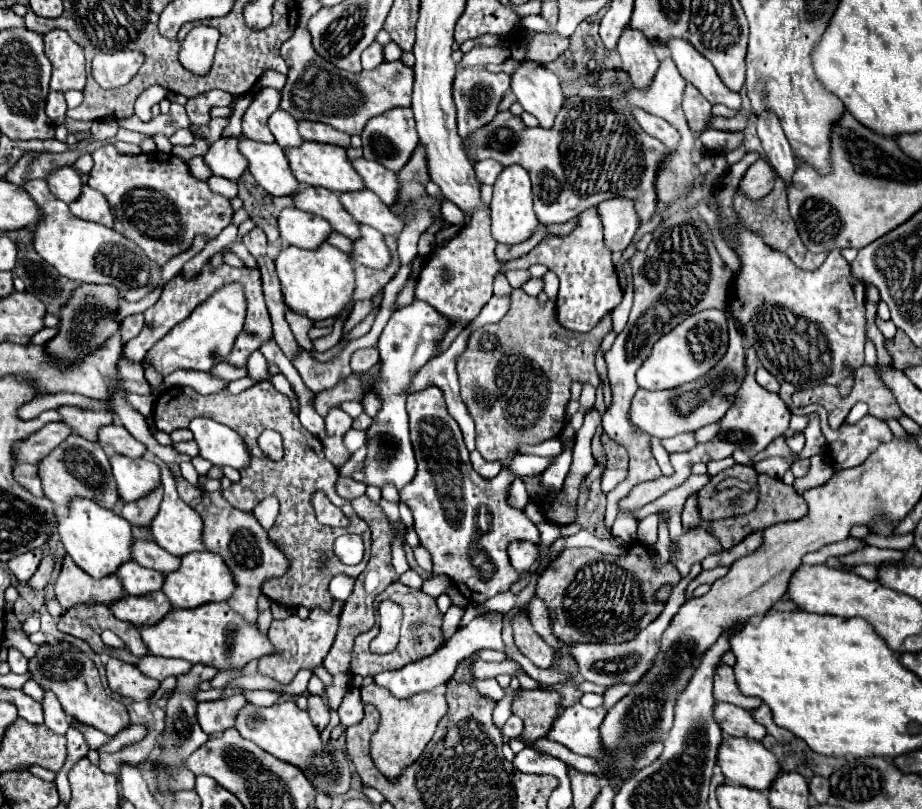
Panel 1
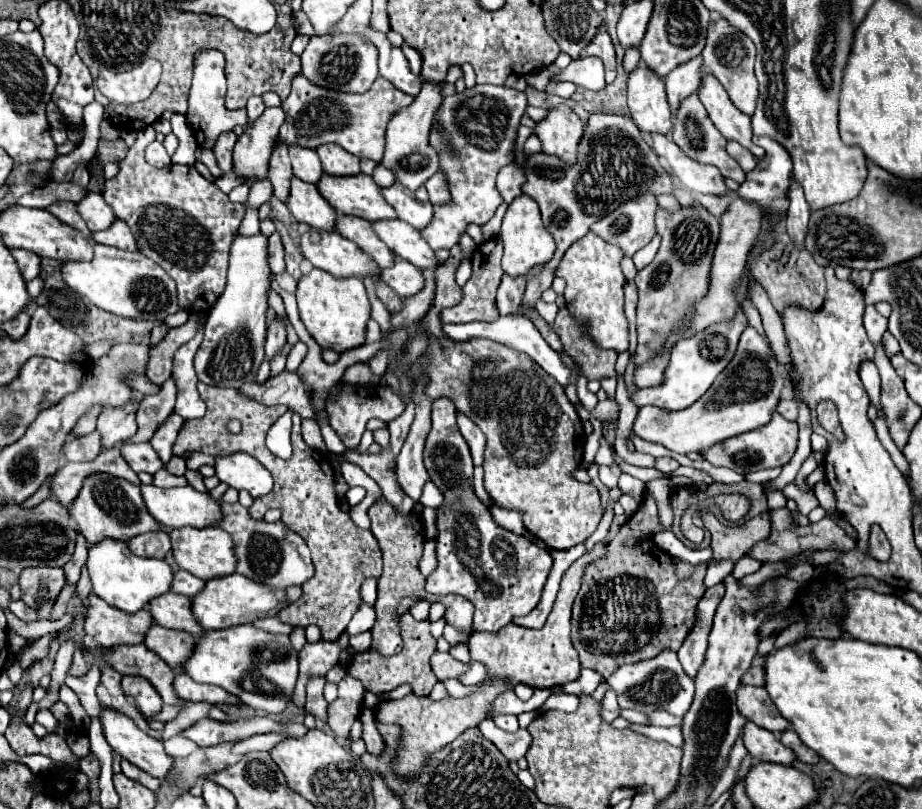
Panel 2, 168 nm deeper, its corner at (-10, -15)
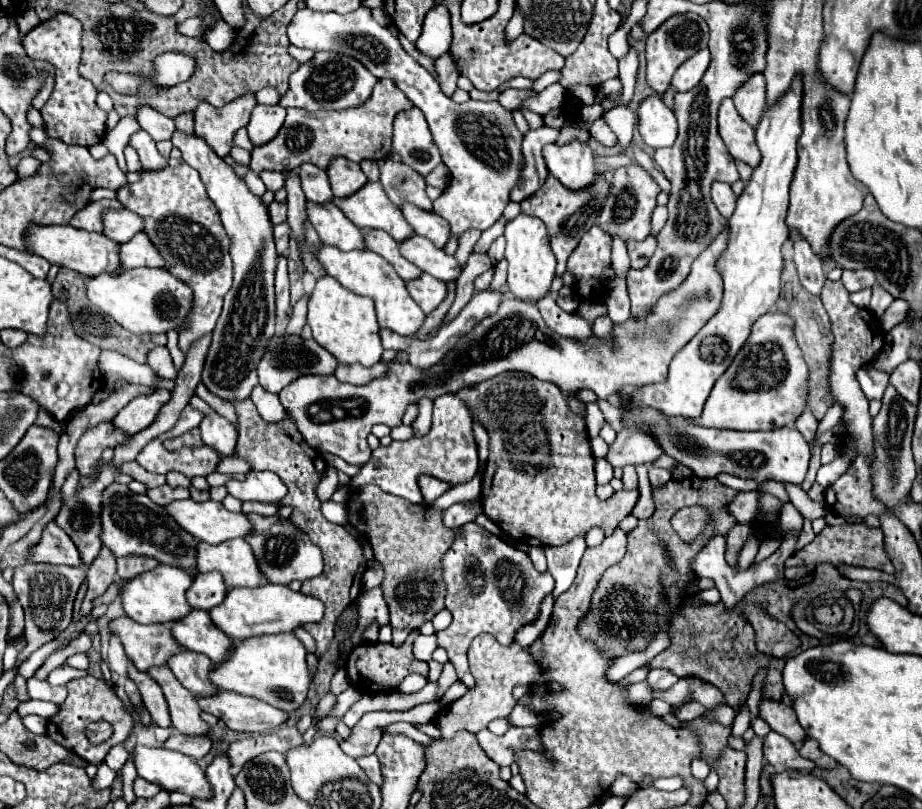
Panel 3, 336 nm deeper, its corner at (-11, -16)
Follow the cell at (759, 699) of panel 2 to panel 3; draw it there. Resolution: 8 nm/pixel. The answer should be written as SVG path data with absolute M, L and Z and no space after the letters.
M761 700L759 710L761 710L761 718L771 726L771 730L775 730L777 734L789 738L795 746L803 744L807 734L801 728L801 724L797 722L797 716L795 716L791 706L783 704L783 702Z

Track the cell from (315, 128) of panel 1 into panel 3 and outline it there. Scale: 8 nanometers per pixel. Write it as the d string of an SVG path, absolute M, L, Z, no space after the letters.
M335 160L335 164L331 164L331 168L327 170L327 176L337 198L349 198L369 182L361 168L357 164L351 164L349 160Z

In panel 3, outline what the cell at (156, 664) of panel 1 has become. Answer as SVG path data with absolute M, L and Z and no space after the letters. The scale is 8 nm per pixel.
M221 690L215 696L197 698L201 710L215 714L235 732L269 732L289 720L289 714L253 696Z

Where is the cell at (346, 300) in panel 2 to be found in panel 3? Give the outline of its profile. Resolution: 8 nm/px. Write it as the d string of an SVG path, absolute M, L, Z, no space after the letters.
M323 276L317 280L317 286L309 300L307 322L313 330L313 338L327 348L337 362L353 364L359 362L363 366L375 366L381 362L383 344L379 338L379 324L375 318L375 304L371 298L357 296L347 288L339 286L339 282L331 276Z

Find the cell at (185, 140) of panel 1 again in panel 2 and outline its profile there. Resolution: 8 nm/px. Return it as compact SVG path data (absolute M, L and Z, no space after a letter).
M198 147L196 149L196 159L198 161L202 161L208 169L210 169L210 173L214 175L214 177L218 177L218 175L222 175L222 171L218 169L218 165L216 165L216 159L214 159L214 153L210 151L210 149L204 149L204 147Z

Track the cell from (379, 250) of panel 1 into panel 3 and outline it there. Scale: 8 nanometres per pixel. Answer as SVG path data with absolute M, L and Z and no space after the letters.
M423 274L419 280L407 282L407 290L425 314L431 314L447 296L447 284L427 274Z

